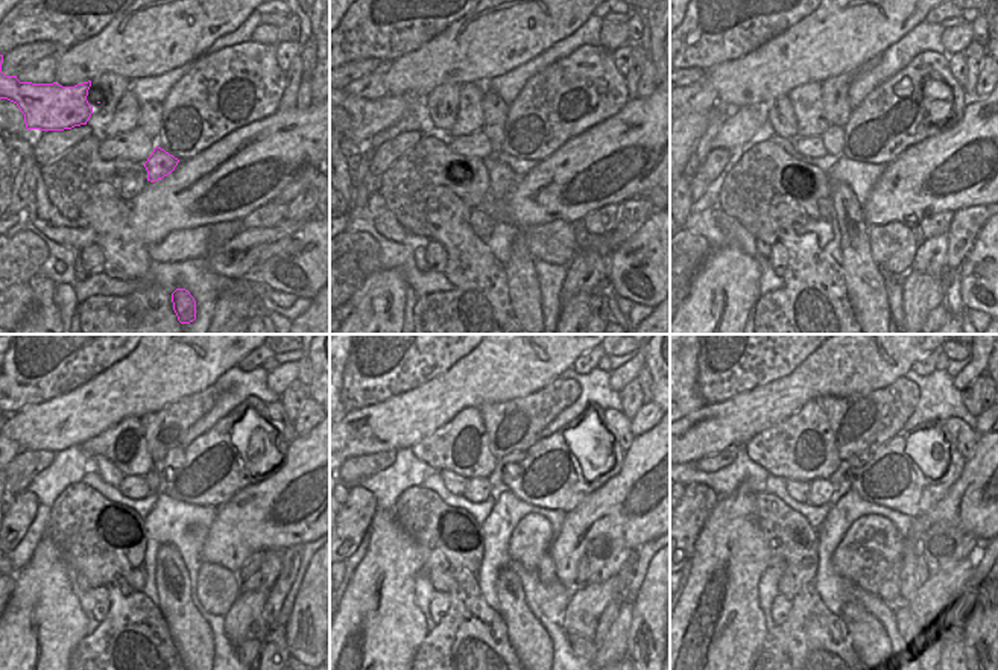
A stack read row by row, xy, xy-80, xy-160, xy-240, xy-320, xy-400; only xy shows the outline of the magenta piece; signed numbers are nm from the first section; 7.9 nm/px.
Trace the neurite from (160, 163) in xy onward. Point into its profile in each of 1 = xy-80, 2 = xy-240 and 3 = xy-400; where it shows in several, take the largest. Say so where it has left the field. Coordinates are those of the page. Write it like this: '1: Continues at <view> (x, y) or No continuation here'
1: Continues at xy-80 (502, 180)
2: Continues at xy-240 (192, 637)
3: Continues at xy-400 (869, 638).

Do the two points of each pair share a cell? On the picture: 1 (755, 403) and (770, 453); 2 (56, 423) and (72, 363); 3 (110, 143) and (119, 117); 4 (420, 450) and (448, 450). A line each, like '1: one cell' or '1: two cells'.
1: two cells
2: two cells
3: two cells
4: one cell

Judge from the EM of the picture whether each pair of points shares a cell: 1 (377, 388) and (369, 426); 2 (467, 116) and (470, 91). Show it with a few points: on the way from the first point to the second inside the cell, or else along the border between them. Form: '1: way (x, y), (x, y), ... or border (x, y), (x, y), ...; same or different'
1: border (407, 391), (345, 412); different
2: way (470, 110), (471, 97); same

